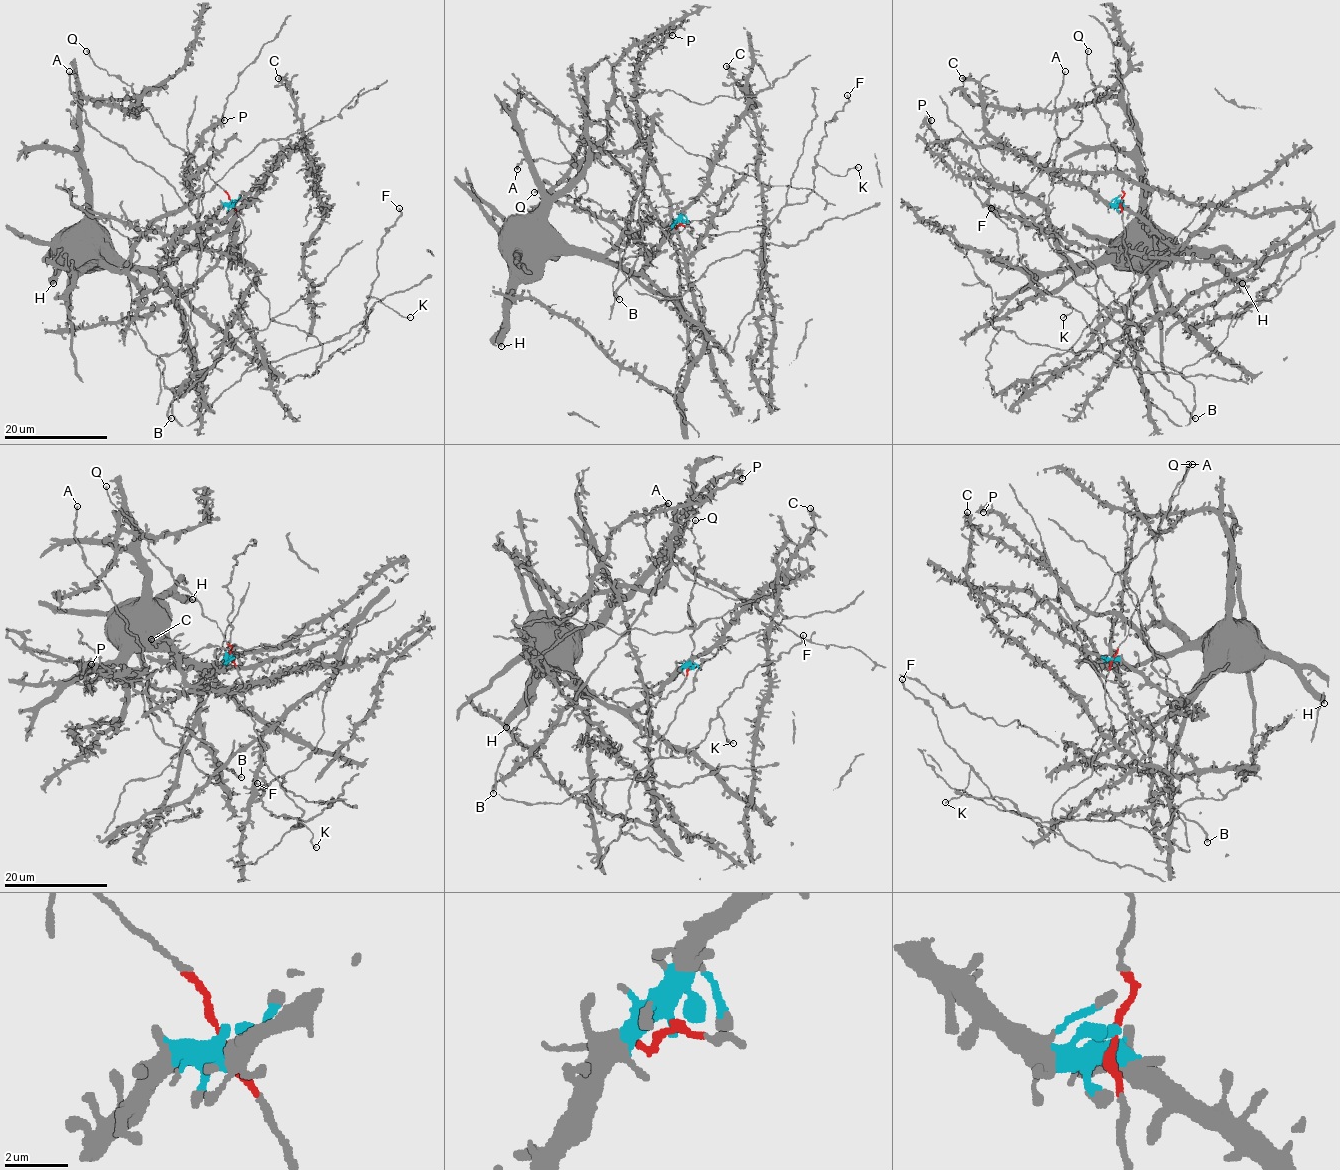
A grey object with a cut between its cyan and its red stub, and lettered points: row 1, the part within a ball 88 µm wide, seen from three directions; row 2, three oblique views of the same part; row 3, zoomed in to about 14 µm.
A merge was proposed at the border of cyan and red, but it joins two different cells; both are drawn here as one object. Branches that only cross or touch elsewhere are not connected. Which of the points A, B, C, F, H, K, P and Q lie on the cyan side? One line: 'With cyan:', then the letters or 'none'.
With cyan: A, B, C, H, P

